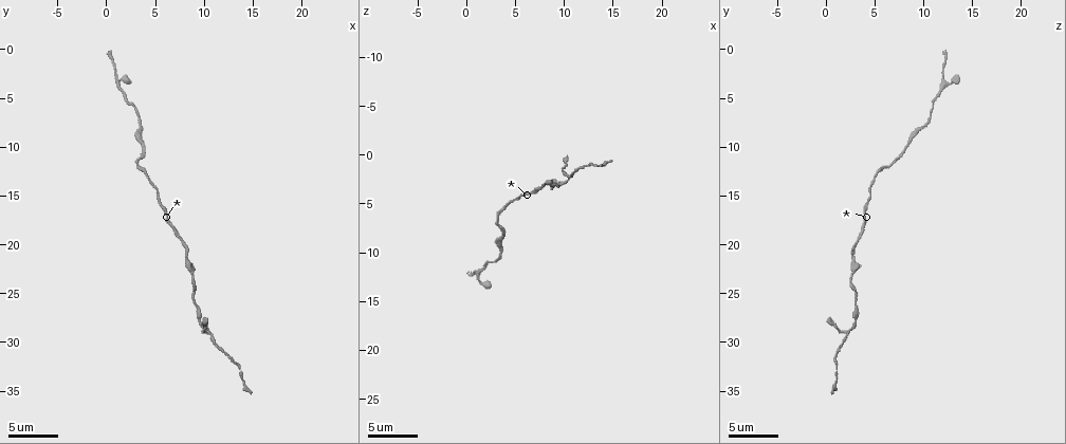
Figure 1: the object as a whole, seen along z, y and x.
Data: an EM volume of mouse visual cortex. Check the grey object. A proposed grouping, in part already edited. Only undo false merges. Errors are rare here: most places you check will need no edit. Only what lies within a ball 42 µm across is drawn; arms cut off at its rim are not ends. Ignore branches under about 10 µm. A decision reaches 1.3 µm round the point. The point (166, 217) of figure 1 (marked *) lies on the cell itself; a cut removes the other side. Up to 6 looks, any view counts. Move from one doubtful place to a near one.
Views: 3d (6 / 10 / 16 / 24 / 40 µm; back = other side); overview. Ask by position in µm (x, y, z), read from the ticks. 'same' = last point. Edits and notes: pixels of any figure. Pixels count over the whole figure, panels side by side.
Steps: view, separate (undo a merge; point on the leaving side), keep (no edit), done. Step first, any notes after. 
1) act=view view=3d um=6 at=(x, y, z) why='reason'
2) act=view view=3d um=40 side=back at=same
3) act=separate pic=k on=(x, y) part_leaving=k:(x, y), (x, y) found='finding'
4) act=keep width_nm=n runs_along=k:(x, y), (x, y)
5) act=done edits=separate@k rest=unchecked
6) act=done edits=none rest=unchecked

act=view view=3d um=10 at=(3.6, 7.8, 9.8) why='calibre changes'

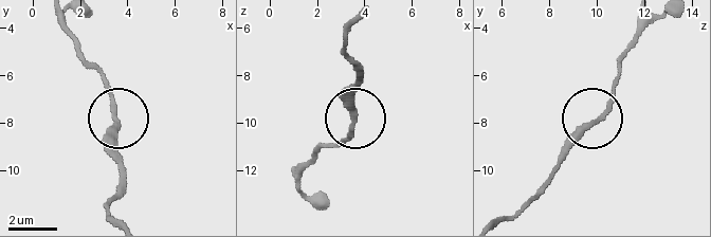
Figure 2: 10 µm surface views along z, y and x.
act=view view=3d um=6 at=(3.6, 7.8, 10.0)

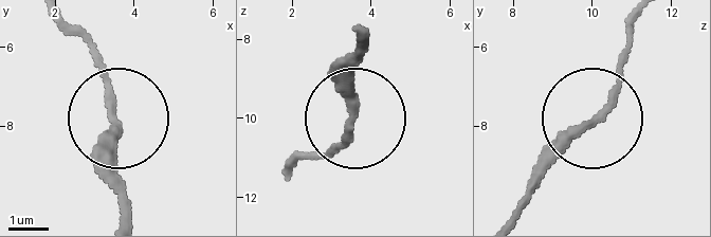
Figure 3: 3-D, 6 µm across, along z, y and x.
act=keep runs_along=3:(117, 215), (117, 124), (87, 36) found='all the same cell'

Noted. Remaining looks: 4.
act=view view=3d um=6 at=(3.2, 12.0, 6.2) why='narrows sharply'

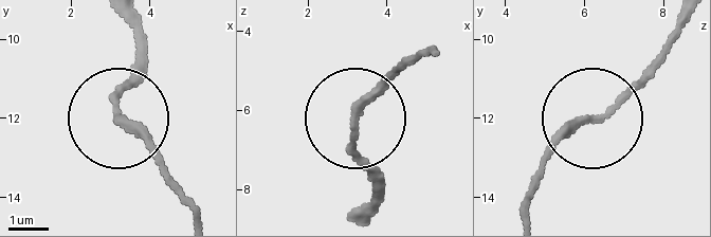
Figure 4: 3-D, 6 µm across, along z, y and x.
act=view view=3d um=6 side=back at=(3.20, 11.90, 6.45) why='other side'

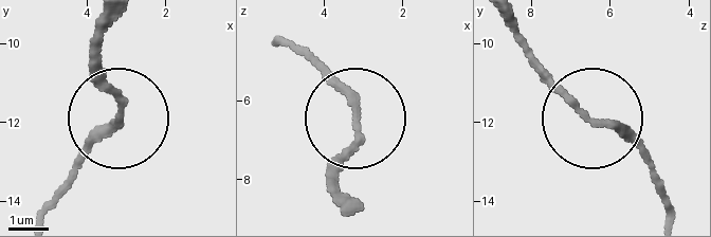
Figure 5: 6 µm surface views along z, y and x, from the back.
act=keep width_nm=190 runs_along=5:(42, 214), (120, 103), (96, 46) found='one cell here'

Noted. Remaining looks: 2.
act=view view=3d um=16 at=(8.4, 20.6, 2.6) why='sudden change in width'

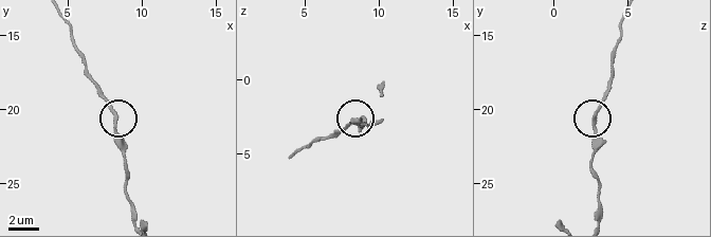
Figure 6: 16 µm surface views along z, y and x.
act=view view=3d um=6 at=(8.2, 20.8, 2.8)

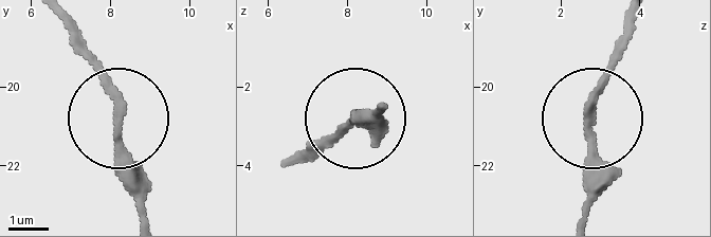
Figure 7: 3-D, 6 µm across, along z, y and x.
act=keep runs_along=7:(626, 24), (593, 115), (583, 217) found='one cell here'

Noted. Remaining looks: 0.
act=done edits=none rest=unchecked

